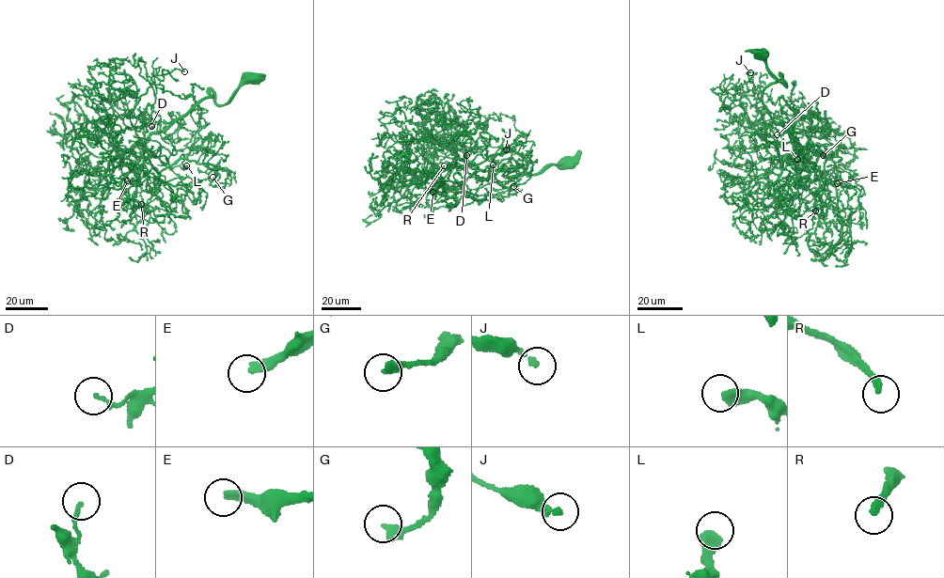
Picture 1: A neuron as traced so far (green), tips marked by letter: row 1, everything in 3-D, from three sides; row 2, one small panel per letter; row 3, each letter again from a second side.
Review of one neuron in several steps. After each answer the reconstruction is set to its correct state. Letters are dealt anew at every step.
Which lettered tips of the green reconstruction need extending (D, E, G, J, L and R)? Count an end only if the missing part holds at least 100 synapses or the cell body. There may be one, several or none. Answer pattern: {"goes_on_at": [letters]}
{"goes_on_at": ["E", "R"]}

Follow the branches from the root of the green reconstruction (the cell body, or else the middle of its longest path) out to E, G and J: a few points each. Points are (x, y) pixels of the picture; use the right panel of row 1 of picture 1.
E: (762, 56), (785, 85), (780, 75), (763, 91), (771, 117), (799, 152), (826, 180), (837, 183)
G: (762, 56), (784, 81), (780, 75), (763, 97), (792, 139), (786, 160), (798, 175), (797, 148), (823, 155)
J: (762, 56), (785, 85), (780, 75), (763, 97), (794, 145), (783, 160), (733, 101), (750, 72)

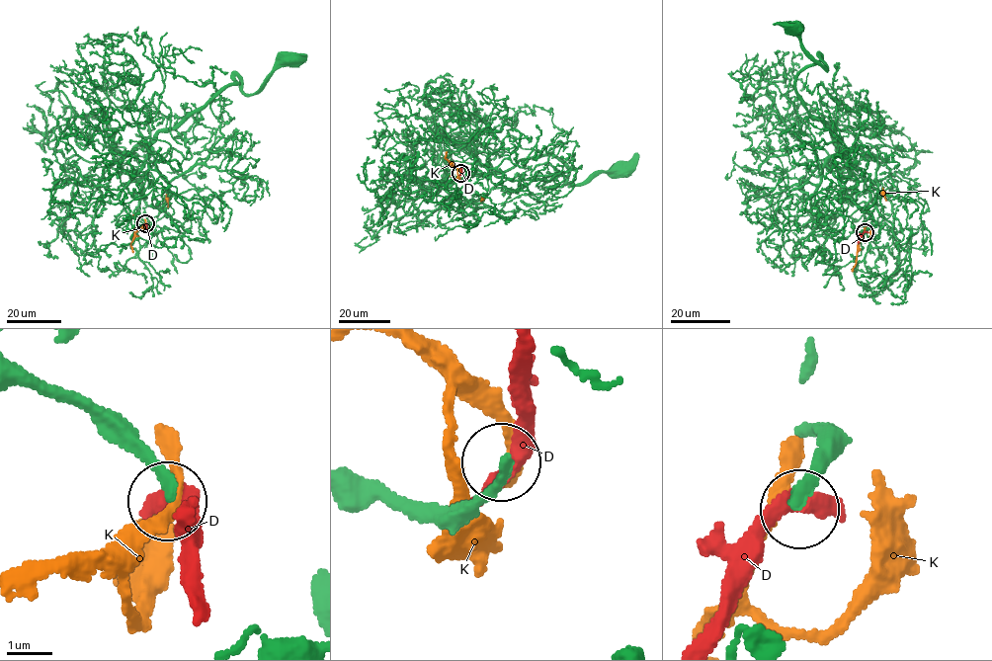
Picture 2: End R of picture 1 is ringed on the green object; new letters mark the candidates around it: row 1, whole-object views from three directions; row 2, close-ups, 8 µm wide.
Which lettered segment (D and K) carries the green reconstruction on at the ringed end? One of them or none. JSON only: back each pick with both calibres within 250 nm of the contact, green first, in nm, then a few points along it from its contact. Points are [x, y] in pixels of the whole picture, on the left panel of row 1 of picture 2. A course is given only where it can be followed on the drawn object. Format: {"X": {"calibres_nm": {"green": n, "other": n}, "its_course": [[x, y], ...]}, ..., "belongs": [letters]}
{"belongs": []}

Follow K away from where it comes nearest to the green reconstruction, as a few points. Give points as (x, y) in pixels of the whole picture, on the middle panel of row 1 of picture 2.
K: (460, 174), (457, 169), (459, 178), (482, 201)

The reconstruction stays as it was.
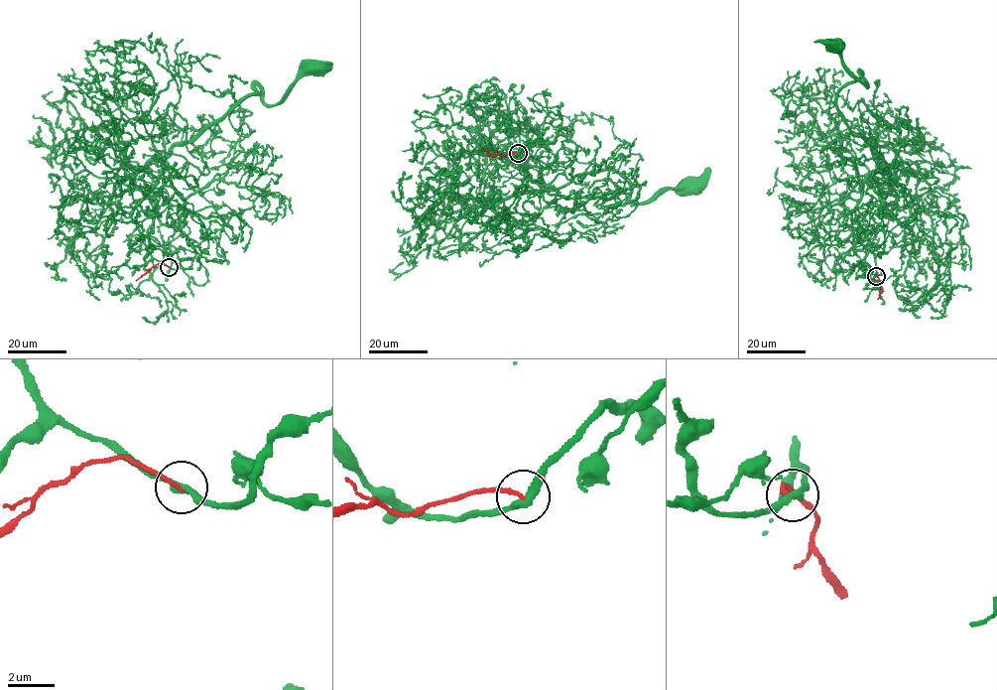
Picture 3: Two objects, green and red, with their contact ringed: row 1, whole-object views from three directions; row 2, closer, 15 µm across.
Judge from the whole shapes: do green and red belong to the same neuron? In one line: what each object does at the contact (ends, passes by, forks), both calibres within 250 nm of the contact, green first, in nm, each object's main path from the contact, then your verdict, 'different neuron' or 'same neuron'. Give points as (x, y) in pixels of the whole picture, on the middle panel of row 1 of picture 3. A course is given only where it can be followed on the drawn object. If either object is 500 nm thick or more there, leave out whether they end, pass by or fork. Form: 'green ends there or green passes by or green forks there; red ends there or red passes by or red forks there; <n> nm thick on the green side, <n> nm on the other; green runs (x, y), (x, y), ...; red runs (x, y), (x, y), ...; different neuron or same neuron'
green passes by; red ends there; 320 nm thick on the green side, 160 nm on the other; green runs (518, 153), (501, 160), (489, 150), (512, 156), (533, 192), (603, 169), (630, 187), (628, 203), (686, 187); red runs (518, 153), (490, 155), (482, 148); different neuron

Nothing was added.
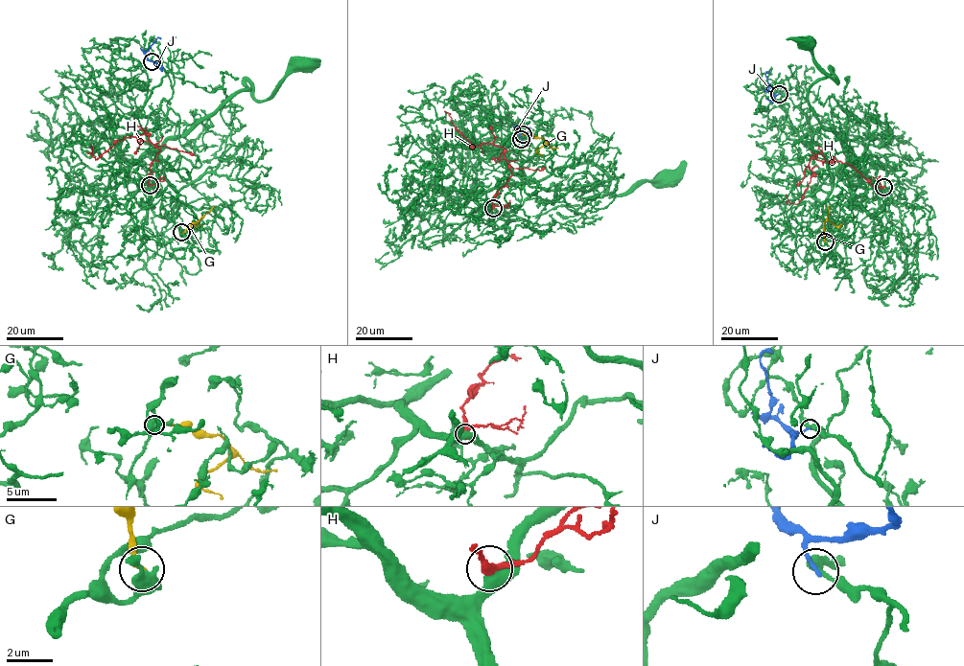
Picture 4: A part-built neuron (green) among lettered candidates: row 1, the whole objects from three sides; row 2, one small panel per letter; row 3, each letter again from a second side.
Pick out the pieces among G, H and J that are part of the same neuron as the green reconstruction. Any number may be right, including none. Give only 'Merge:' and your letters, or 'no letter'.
Merge: no letter

